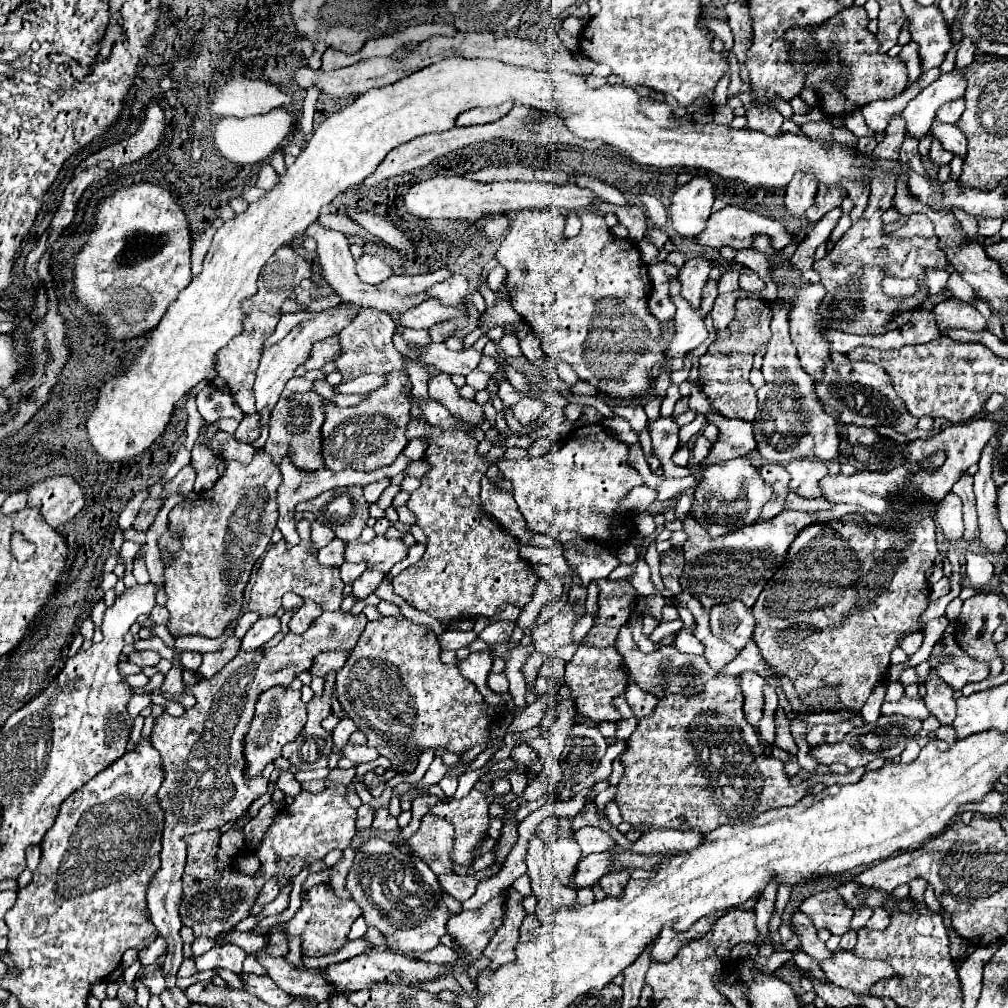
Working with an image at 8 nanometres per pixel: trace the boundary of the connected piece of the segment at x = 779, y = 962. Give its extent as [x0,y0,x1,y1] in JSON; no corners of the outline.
[756,951,794,972]

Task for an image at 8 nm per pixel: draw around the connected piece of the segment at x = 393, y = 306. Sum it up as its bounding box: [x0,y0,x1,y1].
[306,223,452,346]

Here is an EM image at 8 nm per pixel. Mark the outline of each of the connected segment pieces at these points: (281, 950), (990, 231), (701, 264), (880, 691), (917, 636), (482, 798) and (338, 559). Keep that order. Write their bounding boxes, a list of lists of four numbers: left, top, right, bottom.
[[268,925,288,957],[978,218,1003,235],[678,257,716,309],[861,681,888,723],[902,631,924,655],[428,781,518,865],[317,537,344,566]]

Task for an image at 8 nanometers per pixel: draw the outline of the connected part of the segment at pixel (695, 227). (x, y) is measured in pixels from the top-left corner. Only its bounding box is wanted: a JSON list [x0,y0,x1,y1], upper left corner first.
[668,175,712,239]

